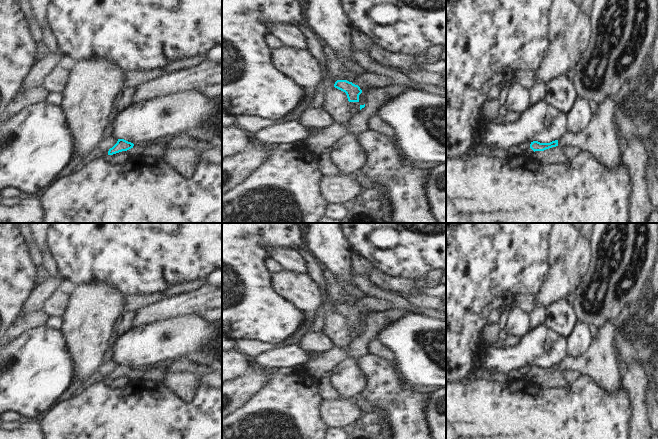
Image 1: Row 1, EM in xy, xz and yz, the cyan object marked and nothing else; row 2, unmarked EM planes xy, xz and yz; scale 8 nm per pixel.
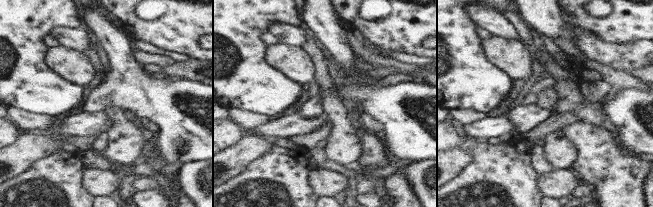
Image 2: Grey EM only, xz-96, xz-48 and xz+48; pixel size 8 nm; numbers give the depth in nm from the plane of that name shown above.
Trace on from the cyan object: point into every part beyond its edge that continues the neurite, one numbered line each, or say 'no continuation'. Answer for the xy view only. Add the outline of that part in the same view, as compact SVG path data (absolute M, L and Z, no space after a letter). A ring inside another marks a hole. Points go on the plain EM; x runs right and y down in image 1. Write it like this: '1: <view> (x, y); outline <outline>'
1: xy (156, 373); outline M161 364L154 367L134 369L131 373L127 374L126 376L129 377L130 380L147 379L161 381L166 373L167 373L167 364Z

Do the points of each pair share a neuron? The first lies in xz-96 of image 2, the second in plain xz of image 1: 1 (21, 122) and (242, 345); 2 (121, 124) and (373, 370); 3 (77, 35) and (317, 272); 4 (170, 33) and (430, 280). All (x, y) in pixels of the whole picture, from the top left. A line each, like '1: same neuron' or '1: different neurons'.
1: same neuron
2: different neurons
3: different neurons
4: different neurons

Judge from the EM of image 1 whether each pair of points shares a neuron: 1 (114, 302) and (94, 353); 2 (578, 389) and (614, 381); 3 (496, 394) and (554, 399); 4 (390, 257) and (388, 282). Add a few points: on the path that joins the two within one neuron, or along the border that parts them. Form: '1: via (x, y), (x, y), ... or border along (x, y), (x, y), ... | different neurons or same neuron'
1: via (101, 315), (94, 322), (94, 340) | same neuron
2: border along (581, 374), (590, 376), (610, 394), (621, 391) | different neurons
3: via (510, 400), (540, 400) | same neuron
4: border along (374, 266), (394, 275), (412, 278) | different neurons

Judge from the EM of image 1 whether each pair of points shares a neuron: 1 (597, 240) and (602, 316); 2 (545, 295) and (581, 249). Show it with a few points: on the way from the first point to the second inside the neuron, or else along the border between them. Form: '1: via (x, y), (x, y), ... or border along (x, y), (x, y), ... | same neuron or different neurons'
1: via (597, 259), (604, 266), (605, 297) | same neuron
2: via (556, 284), (566, 273), (566, 267), (570, 260) | same neuron

